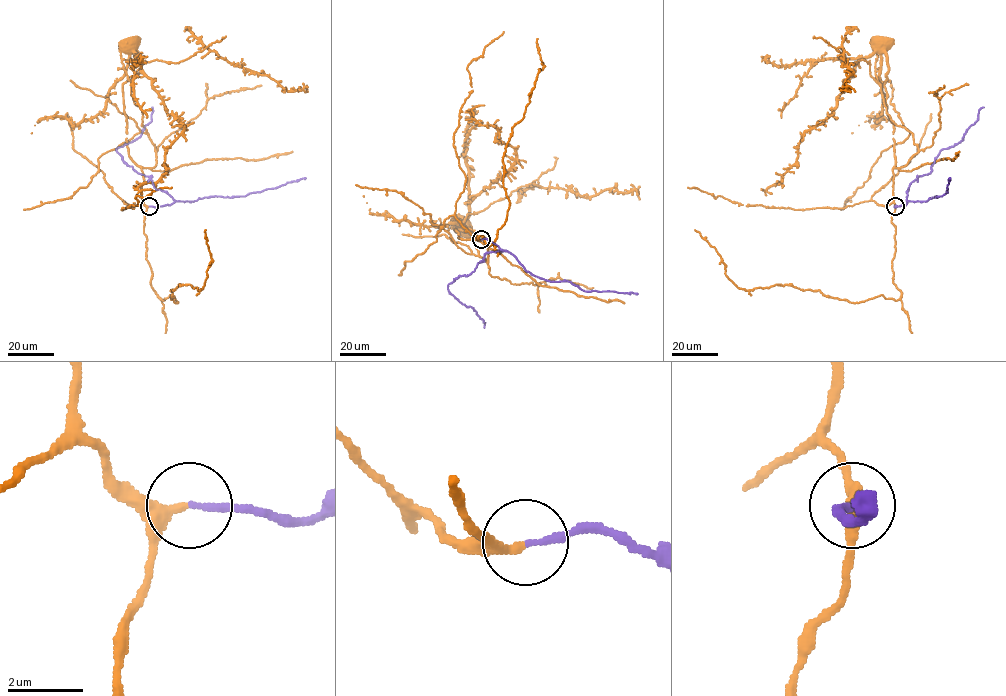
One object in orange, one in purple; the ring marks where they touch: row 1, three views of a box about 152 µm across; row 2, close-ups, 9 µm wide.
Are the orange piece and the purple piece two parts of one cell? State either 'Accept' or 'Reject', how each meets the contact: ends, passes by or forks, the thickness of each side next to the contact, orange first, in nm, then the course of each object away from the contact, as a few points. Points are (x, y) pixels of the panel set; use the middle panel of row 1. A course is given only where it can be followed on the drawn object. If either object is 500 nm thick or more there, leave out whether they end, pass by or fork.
Accept. At the ring orange ends. At the ring purple ends. Thickness 300 nm (orange) against 180 nm. Course of orange: (481, 239), (473, 237), (486, 245), (488, 262), (475, 248), (474, 230), (459, 219), (459, 224), (459, 217). Course of purple: (481, 239), (489, 239), (506, 251), (488, 252), (474, 271), (448, 286), (460, 302), (472, 307), (484, 328)

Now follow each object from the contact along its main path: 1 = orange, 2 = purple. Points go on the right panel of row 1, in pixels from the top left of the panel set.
1: (895, 206), (893, 169), (904, 166), (918, 149), (912, 134), (886, 112), (875, 75), (881, 56), (873, 42)
2: (895, 206), (905, 204), (910, 184), (931, 171), (932, 164), (942, 149), (963, 139), (984, 107)

